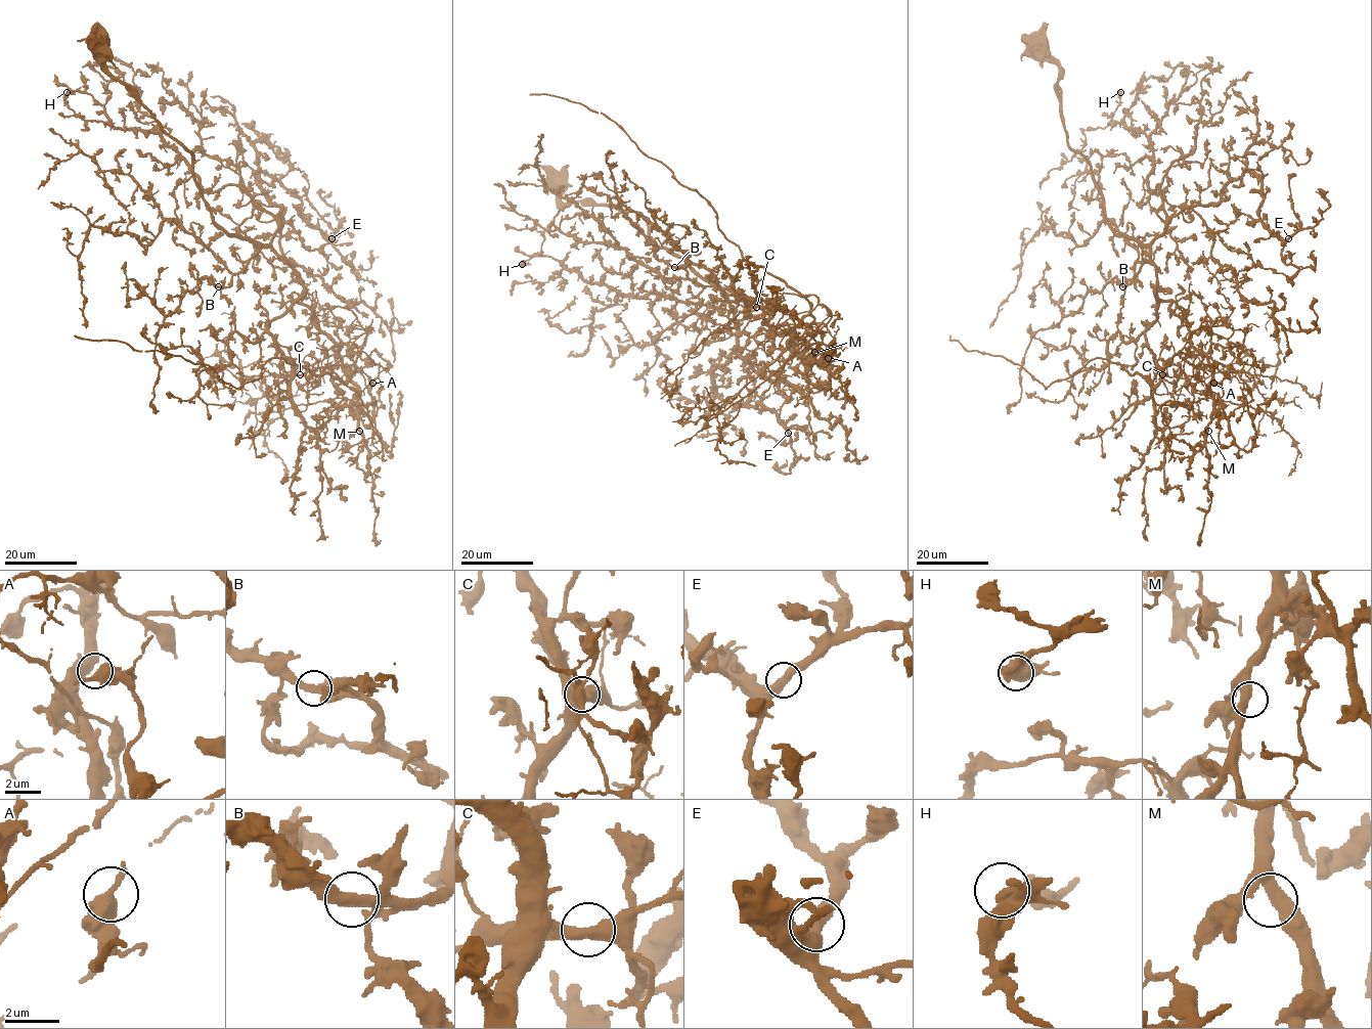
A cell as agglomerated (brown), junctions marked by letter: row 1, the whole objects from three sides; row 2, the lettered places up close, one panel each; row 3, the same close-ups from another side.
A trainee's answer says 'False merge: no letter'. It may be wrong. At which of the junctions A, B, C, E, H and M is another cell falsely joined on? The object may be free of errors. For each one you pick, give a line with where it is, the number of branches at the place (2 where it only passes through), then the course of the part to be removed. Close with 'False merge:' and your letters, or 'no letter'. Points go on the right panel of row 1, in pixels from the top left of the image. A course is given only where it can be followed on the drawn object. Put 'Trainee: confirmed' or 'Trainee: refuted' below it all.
C: (1162, 374) | 2 | (1162, 374), (1151, 366), (1149, 383), (1120, 364), (1093, 358), (1046, 388), (1020, 364), (968, 351), (950, 336)
False merge: C
Trainee: refuted

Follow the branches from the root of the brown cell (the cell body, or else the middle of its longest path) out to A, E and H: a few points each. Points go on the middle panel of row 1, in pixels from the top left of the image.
A: (554, 182), (563, 203), (636, 211), (659, 247), (759, 301), (747, 311), (802, 356), (830, 370), (828, 358)
E: (554, 182), (563, 203), (636, 211), (659, 247), (725, 296), (737, 348), (713, 388), (771, 410), (788, 433)
H: (554, 182), (563, 203), (636, 211), (656, 242), (733, 309), (659, 293), (626, 297), (548, 257), (522, 264)

